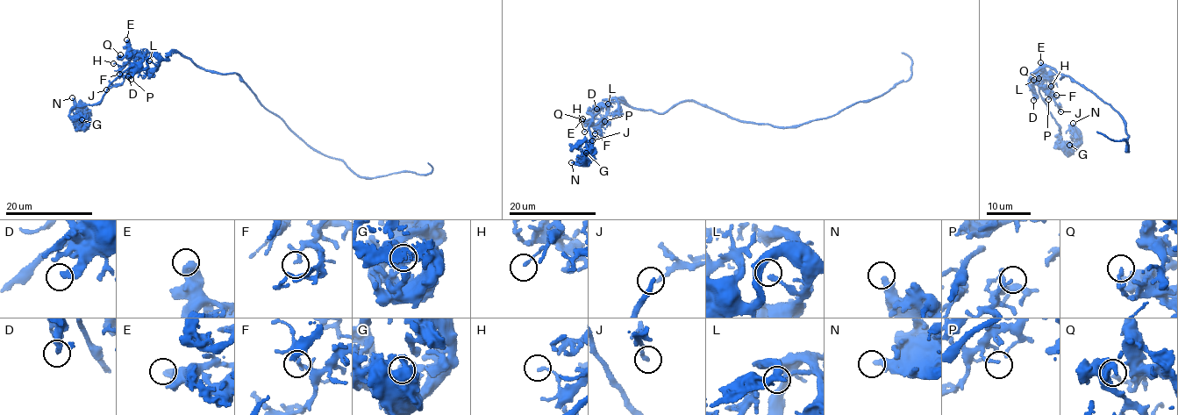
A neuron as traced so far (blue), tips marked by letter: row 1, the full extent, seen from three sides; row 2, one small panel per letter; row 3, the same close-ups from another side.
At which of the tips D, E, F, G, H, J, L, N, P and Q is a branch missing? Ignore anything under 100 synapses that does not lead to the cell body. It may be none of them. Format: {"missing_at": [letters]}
{"missing_at": []}

